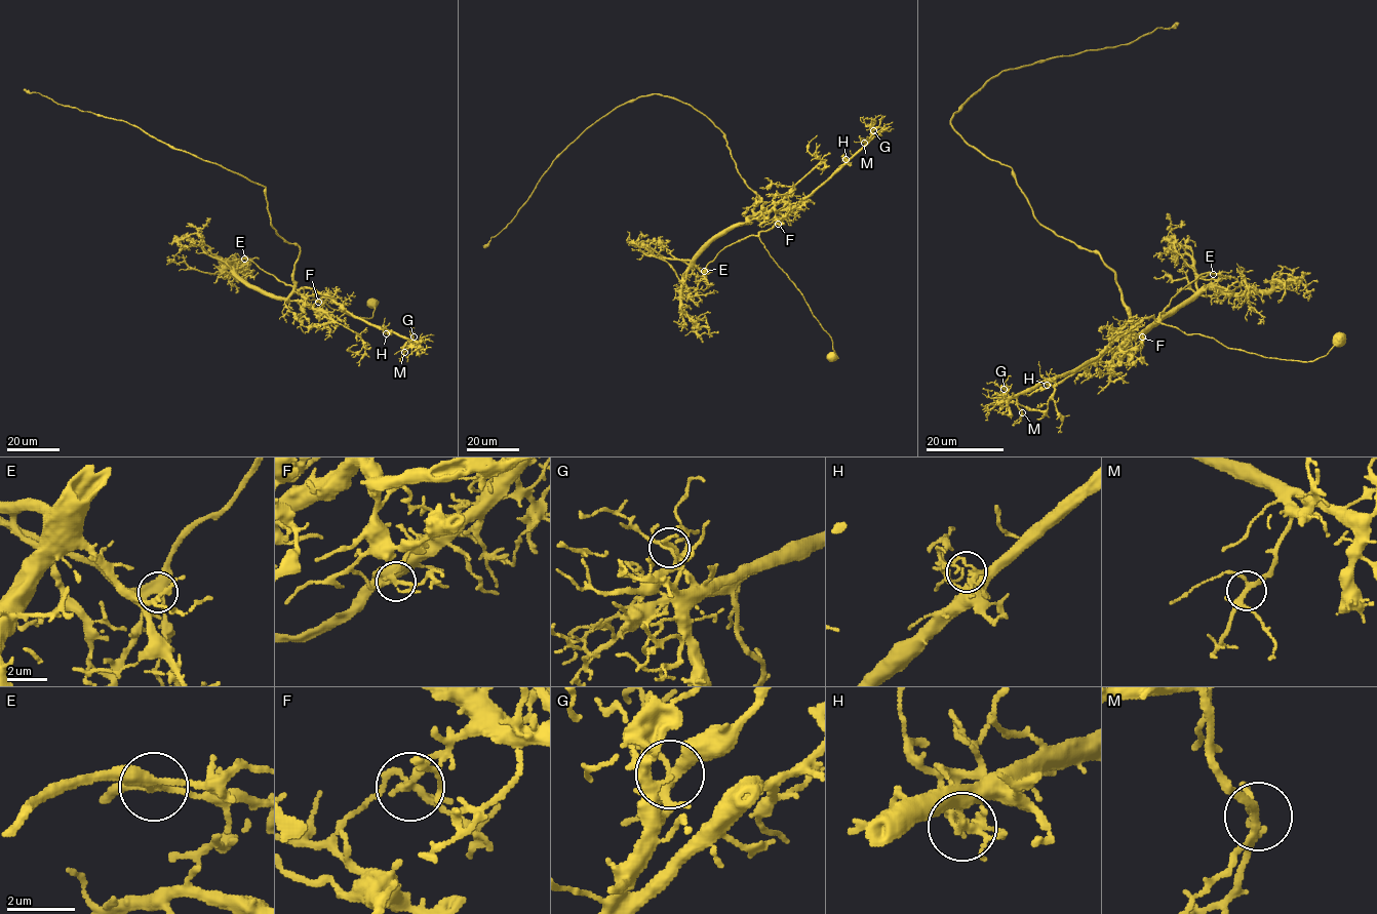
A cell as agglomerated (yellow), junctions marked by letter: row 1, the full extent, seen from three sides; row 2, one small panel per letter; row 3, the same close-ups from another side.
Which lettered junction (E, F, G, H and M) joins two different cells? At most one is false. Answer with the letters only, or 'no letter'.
F

